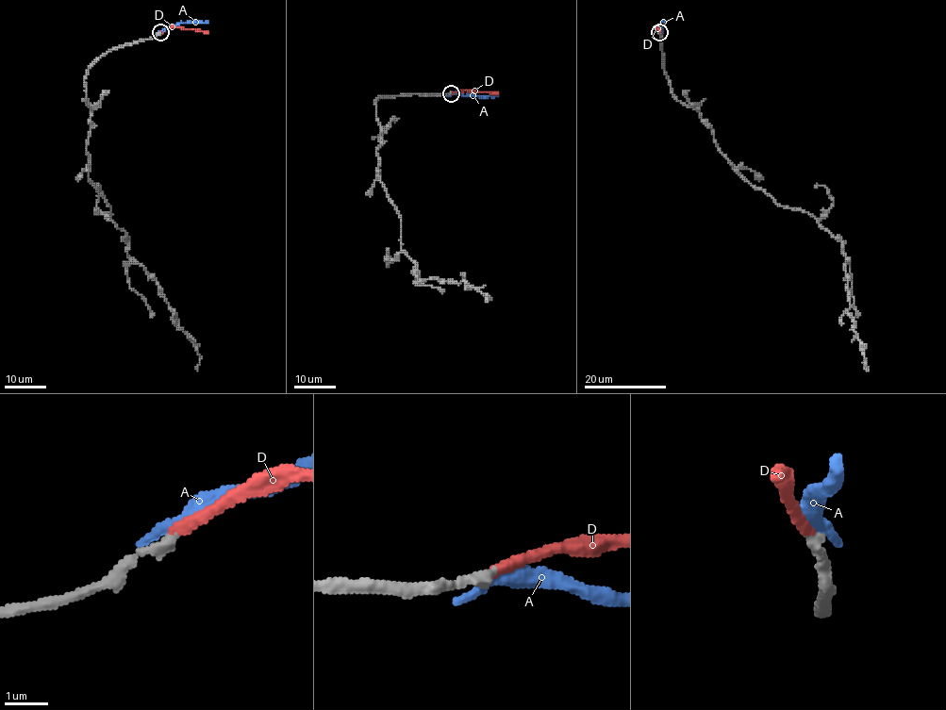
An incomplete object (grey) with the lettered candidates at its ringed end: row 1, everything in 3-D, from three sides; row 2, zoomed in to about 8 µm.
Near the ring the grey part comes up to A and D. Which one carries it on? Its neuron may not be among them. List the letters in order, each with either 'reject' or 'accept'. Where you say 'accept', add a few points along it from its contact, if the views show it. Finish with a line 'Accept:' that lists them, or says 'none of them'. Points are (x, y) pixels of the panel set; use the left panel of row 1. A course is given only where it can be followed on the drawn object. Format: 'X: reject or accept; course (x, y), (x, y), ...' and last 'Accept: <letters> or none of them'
A: reject
D: accept; course (159, 32), (173, 27), (196, 28), (207, 32)
Accept: D

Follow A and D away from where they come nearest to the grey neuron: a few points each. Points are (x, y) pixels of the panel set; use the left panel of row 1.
A: (159, 31), (187, 22), (207, 24)
D: (159, 32), (173, 27), (196, 28), (207, 32)

